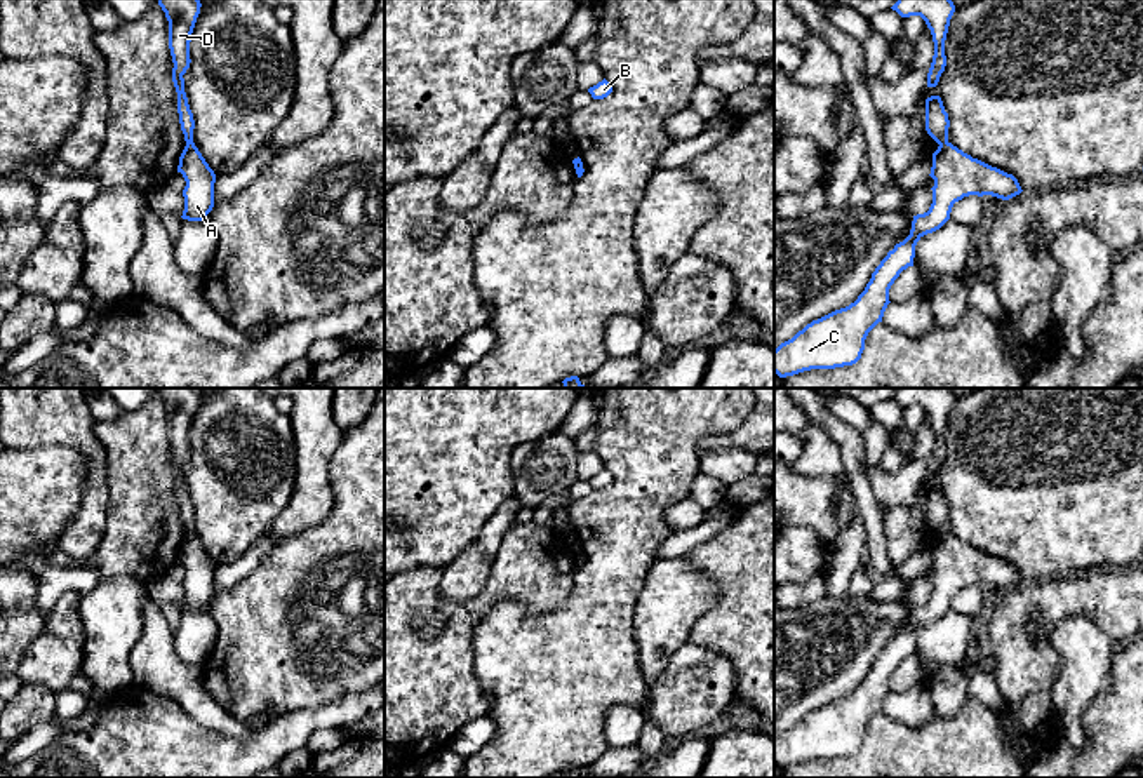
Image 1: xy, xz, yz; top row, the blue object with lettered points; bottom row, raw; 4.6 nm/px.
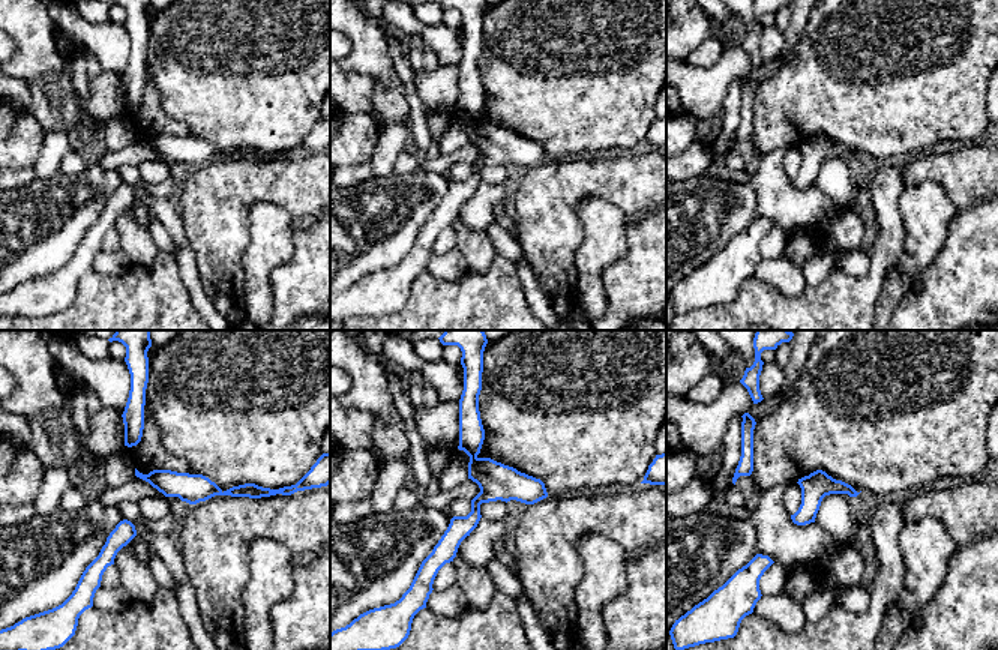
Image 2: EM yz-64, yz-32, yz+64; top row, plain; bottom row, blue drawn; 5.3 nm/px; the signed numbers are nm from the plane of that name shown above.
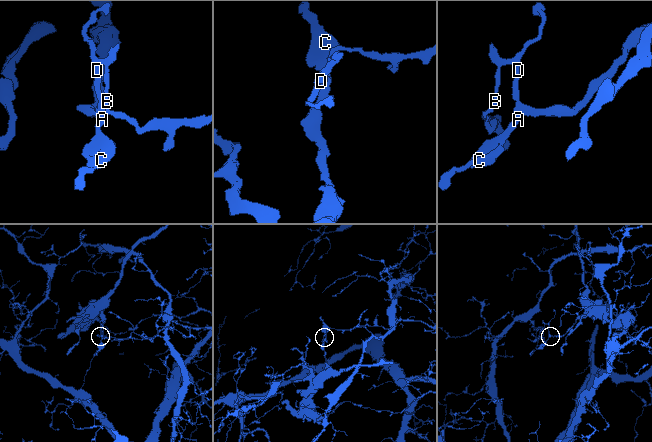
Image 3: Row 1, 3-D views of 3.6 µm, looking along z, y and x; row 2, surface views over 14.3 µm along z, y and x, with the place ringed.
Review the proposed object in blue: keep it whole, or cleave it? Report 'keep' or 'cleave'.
cleave

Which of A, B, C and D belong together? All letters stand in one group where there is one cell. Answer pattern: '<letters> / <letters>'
A C / B D

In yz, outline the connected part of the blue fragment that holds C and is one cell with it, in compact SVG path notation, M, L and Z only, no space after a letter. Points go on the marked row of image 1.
M952 143L939 144L932 153L931 174L934 179L932 204L927 212L913 216L910 235L894 245L892 251L880 261L872 273L865 291L854 303L846 308L835 310L818 320L807 324L792 339L781 343L774 350L774 372L779 378L793 376L811 369L835 369L852 366L861 359L865 350L865 339L868 332L882 322L884 312L889 301L889 289L903 270L913 266L917 242L936 230L939 230L948 219L955 202L969 195L992 195L1002 200L1009 200L1019 195L1023 190L1013 174L1007 174L997 167L992 167L971 155L964 153Z

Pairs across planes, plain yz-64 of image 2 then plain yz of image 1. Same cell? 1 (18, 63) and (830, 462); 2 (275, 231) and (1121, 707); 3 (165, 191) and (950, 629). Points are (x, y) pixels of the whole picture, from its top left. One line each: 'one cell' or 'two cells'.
1: one cell
2: two cells
3: one cell

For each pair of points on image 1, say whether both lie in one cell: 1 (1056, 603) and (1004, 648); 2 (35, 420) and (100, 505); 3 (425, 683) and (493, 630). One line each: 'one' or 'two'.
1: one
2: one
3: two

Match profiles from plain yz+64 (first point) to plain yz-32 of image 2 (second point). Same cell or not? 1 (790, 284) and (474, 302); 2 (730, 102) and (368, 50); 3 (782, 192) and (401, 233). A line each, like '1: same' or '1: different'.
1: different
2: different
3: different

